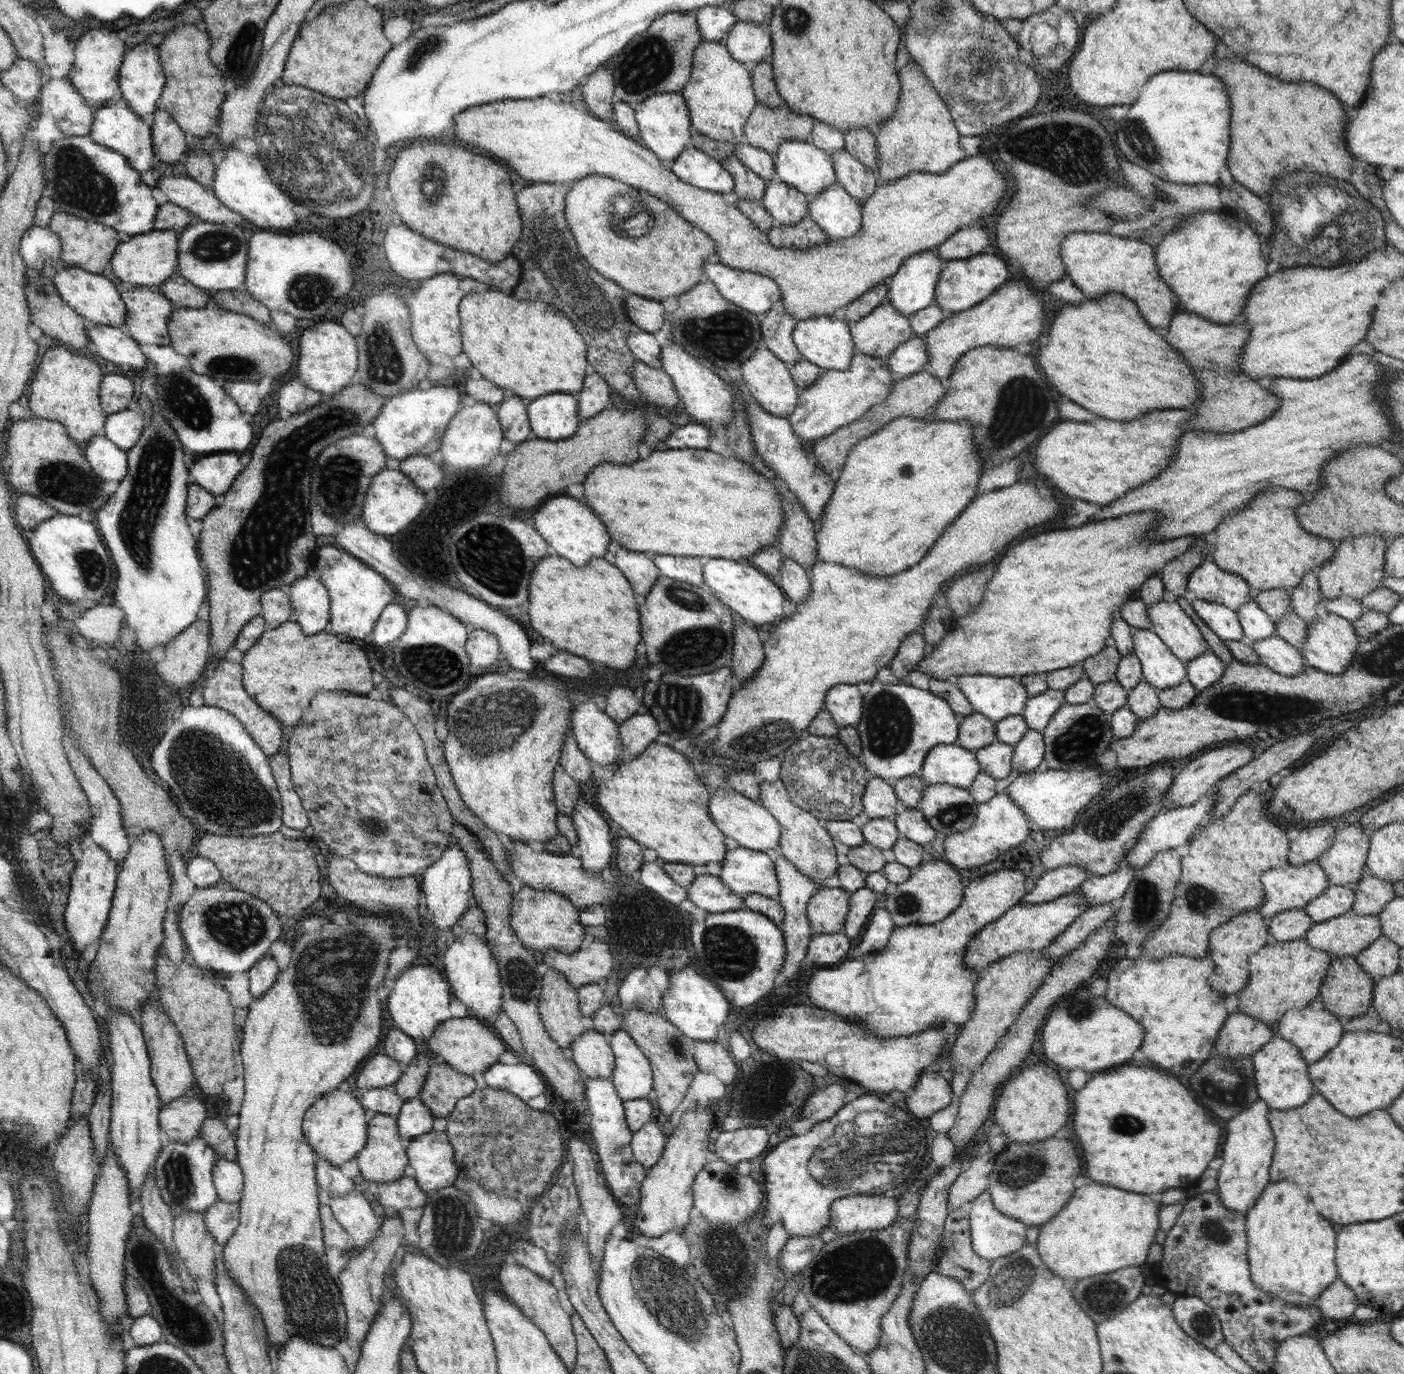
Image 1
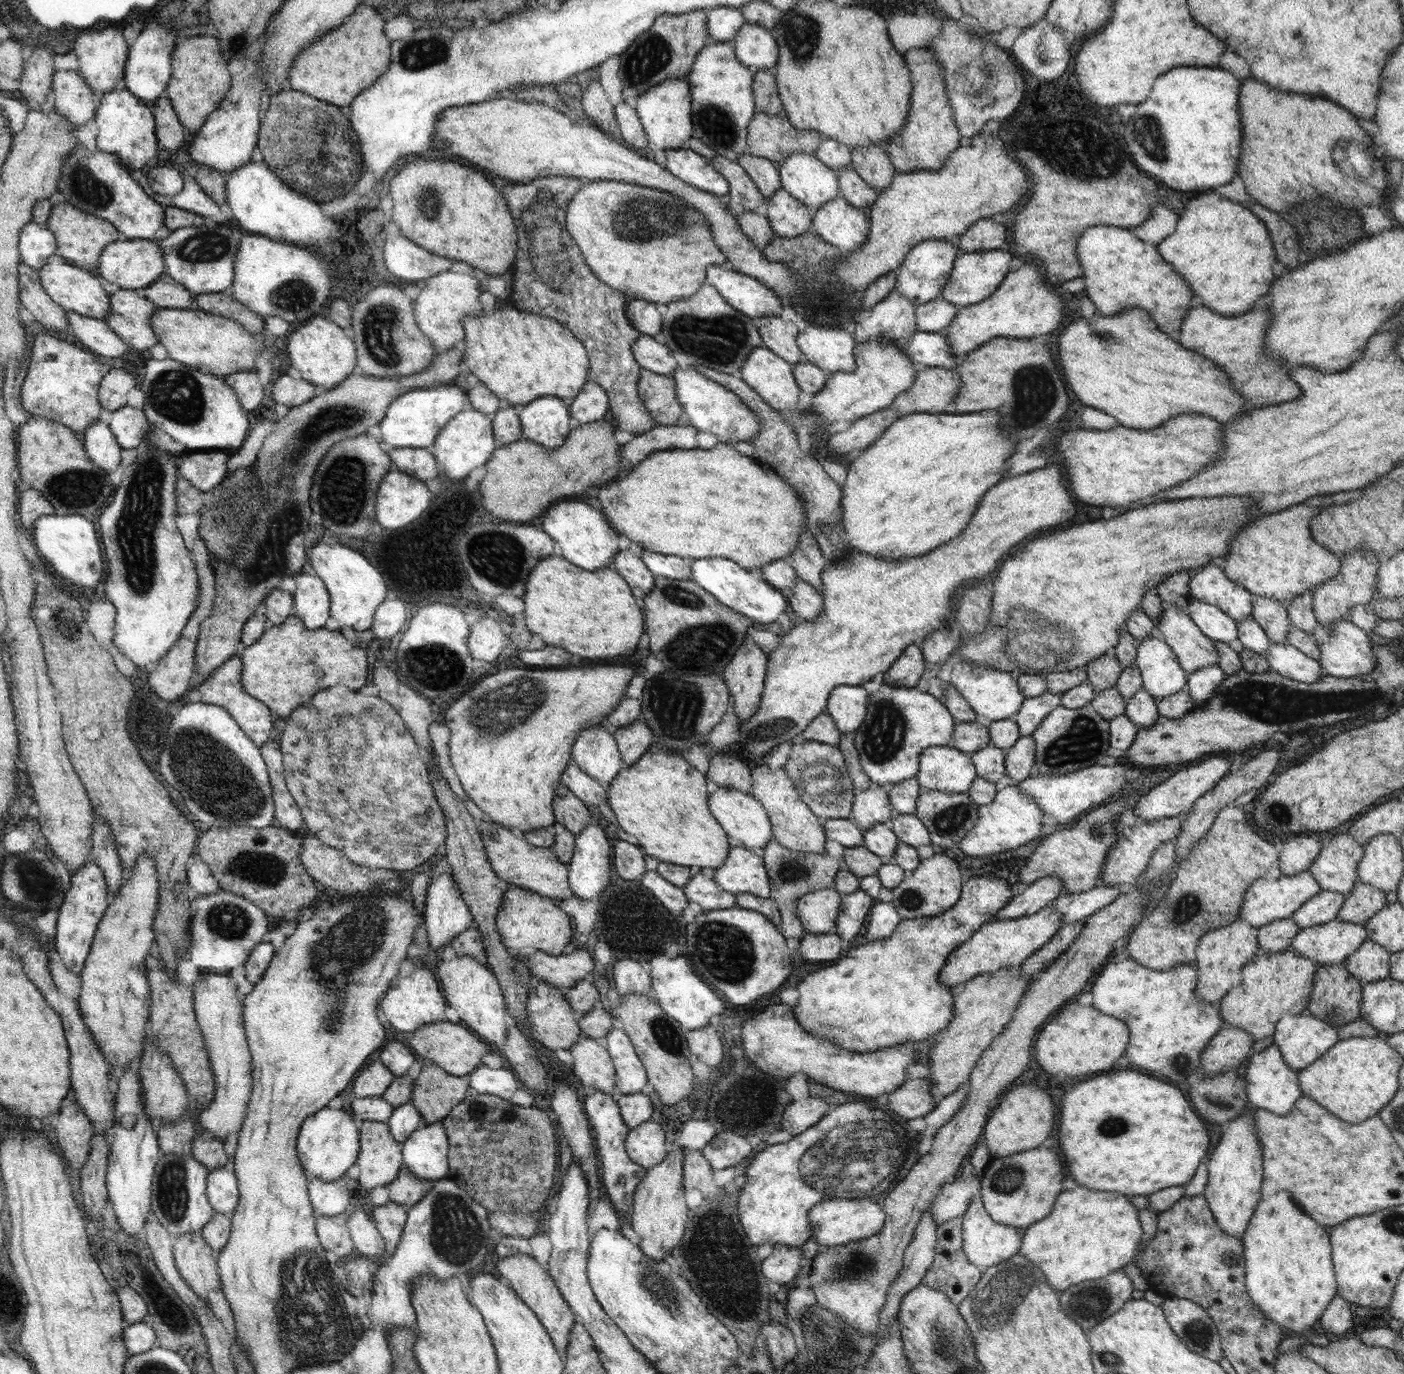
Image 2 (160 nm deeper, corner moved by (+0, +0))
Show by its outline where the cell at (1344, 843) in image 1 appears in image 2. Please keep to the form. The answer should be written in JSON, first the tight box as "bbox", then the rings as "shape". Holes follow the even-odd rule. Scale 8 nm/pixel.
{"bbox":[1309,832,1363,895],"shape":[[[1333,832],[1330,844],[1320,849],[1309,871],[1321,890],[1347,895],[1358,882],[1357,864],[1363,856],[1363,845],[1349,832]]]}

